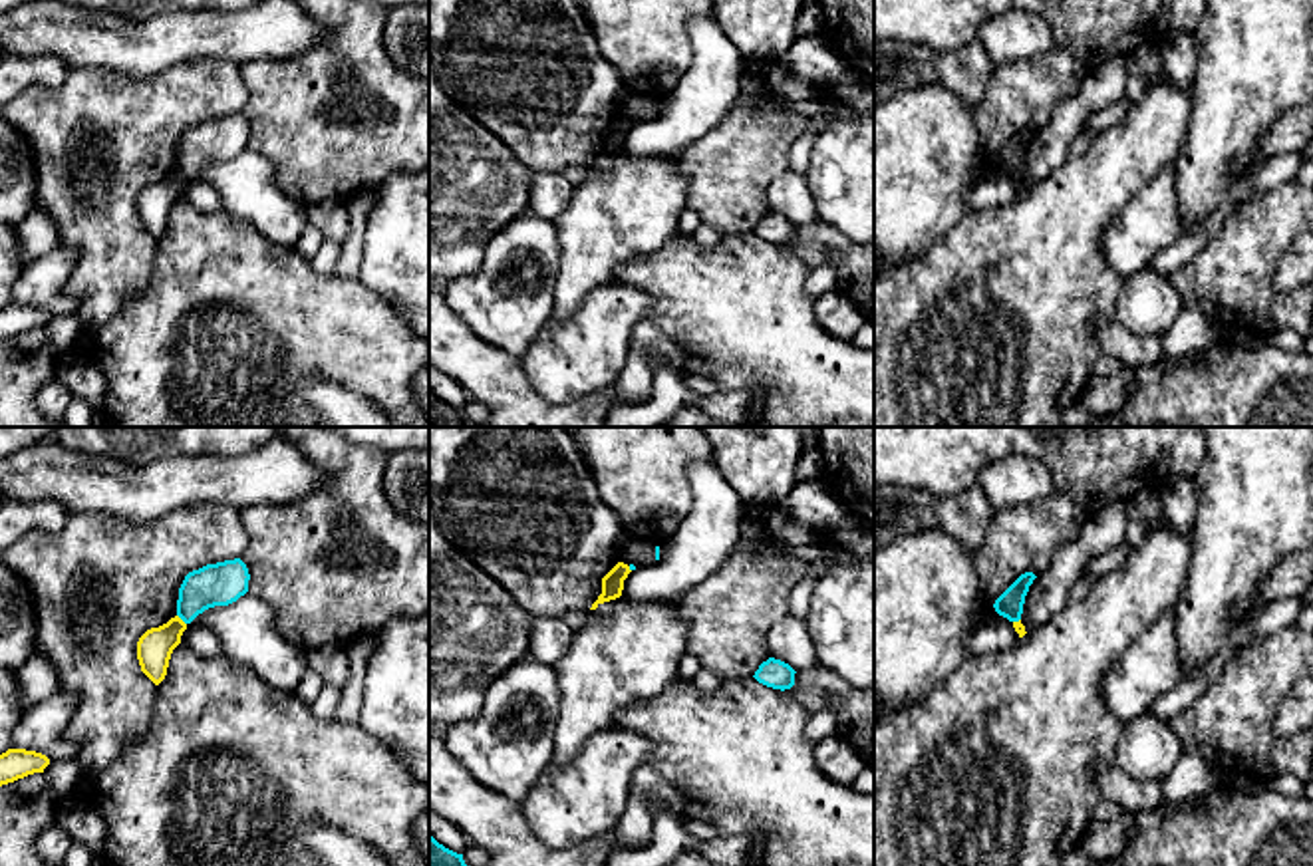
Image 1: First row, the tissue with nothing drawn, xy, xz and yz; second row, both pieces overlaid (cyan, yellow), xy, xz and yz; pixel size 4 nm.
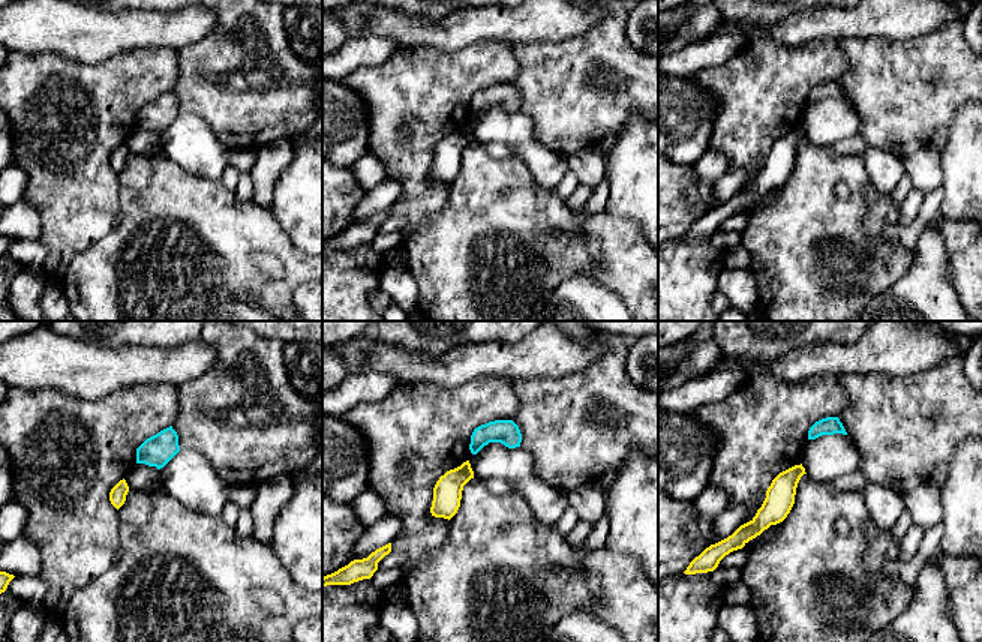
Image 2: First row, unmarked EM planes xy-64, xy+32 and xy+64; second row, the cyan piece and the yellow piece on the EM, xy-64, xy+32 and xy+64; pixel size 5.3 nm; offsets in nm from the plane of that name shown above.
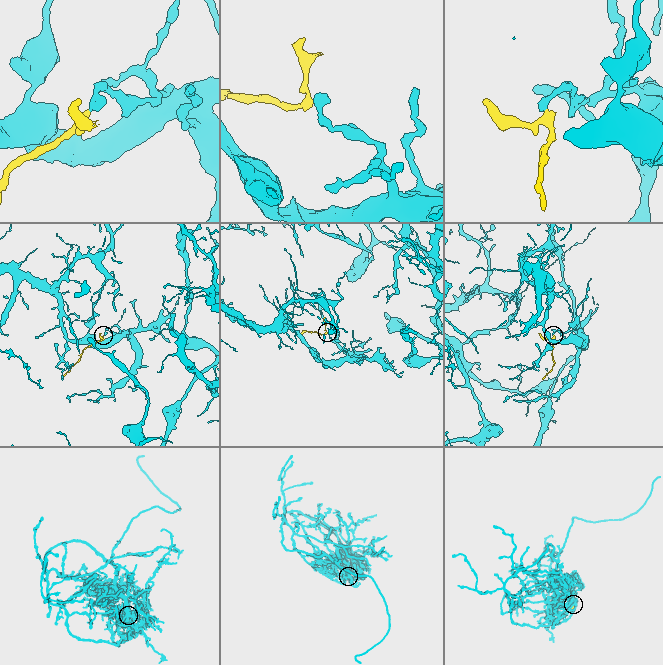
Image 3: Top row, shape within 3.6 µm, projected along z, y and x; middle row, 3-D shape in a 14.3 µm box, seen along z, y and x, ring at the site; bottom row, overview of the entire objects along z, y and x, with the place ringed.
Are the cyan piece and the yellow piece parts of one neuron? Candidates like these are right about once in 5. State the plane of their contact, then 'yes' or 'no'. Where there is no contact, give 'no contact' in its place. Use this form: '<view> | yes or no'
xy | no

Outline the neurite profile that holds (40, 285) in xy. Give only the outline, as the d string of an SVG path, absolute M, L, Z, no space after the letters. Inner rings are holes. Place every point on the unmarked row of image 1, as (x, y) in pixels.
M60 246L32 260L12 288L12 304L42 308L50 318L73 314L77 300L64 290L73 266L75 254Z

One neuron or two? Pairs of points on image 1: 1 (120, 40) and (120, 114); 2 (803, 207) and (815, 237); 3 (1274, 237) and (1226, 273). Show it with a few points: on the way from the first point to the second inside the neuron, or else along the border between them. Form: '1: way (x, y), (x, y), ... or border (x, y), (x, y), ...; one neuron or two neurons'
1: border (74, 68), (130, 76), (165, 70); two neurons
2: border (819, 219), (797, 227); two neurons
3: way (1262, 237), (1238, 261); one neuron

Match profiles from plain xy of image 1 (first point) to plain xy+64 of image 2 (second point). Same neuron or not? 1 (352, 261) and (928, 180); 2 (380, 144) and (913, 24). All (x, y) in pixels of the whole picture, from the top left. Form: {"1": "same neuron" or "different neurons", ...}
{"1": "different neurons", "2": "different neurons"}

